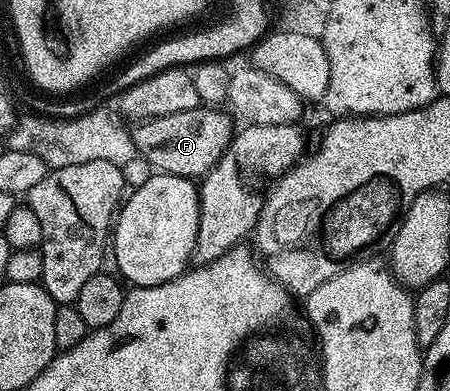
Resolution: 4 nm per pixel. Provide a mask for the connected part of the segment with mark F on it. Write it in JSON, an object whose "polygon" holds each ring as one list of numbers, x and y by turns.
{"polygon":[[199,106,176,114,141,121,133,129,134,151,149,162,151,169,173,176,201,178,216,166,234,137,236,124,230,121,231,113,218,106]]}

